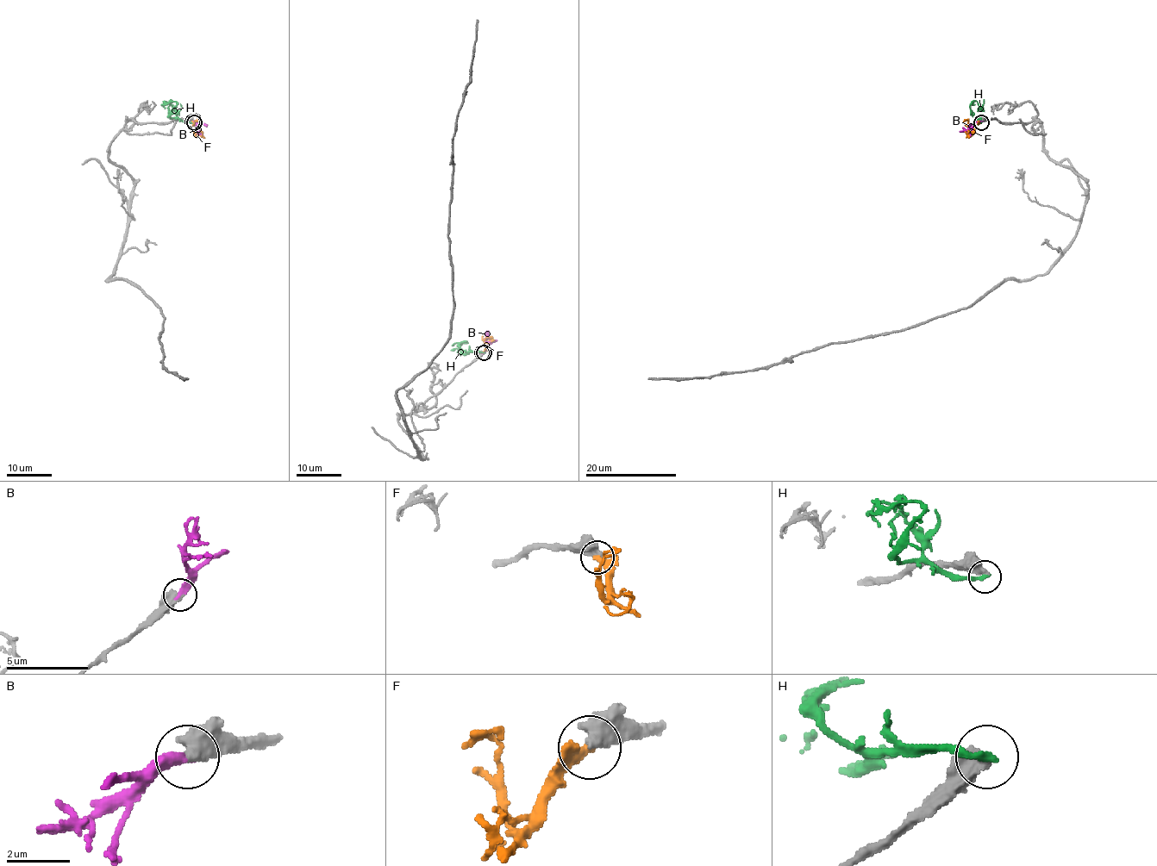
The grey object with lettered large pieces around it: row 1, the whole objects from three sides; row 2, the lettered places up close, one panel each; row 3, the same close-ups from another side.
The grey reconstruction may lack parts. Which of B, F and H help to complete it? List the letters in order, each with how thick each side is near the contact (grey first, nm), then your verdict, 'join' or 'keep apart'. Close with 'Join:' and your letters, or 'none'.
B: 500/400 nm | join
F: 600/280 nm | keep apart
H: 480/240 nm | keep apart
Join: B

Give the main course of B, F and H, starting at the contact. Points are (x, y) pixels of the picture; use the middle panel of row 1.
B: (483, 352), (489, 331)
F: (482, 352), (486, 337), (484, 334)
H: (483, 352), (461, 352), (457, 348), (457, 342), (453, 345)

